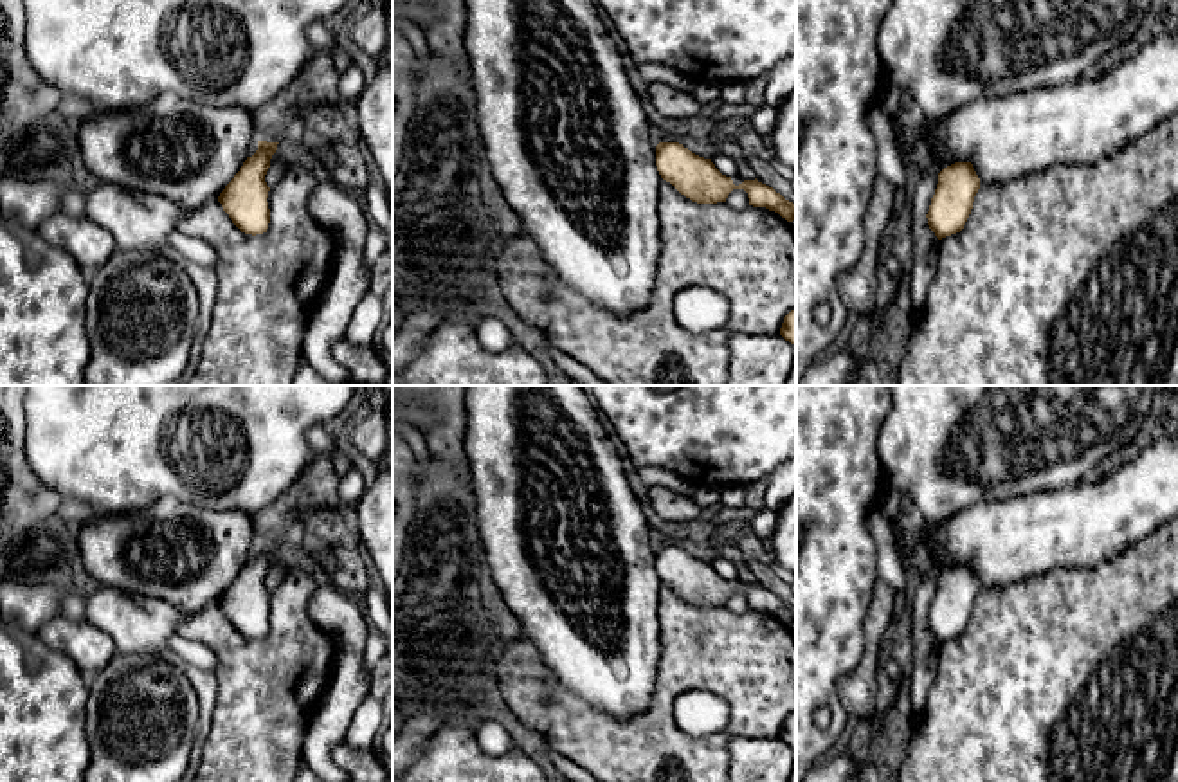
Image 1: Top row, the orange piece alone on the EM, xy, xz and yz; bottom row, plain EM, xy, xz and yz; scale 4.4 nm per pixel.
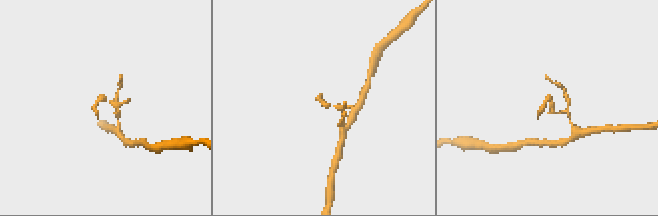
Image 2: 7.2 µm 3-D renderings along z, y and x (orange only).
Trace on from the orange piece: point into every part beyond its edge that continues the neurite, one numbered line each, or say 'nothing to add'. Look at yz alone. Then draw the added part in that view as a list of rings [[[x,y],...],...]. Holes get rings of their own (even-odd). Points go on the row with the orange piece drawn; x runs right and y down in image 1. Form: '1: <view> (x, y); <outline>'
nothing to add

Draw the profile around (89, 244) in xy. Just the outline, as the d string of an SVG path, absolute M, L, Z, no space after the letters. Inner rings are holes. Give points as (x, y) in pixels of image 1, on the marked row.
M59 211L47 218L36 231L54 247L65 249L86 277L115 250L112 234L86 216L72 218Z

